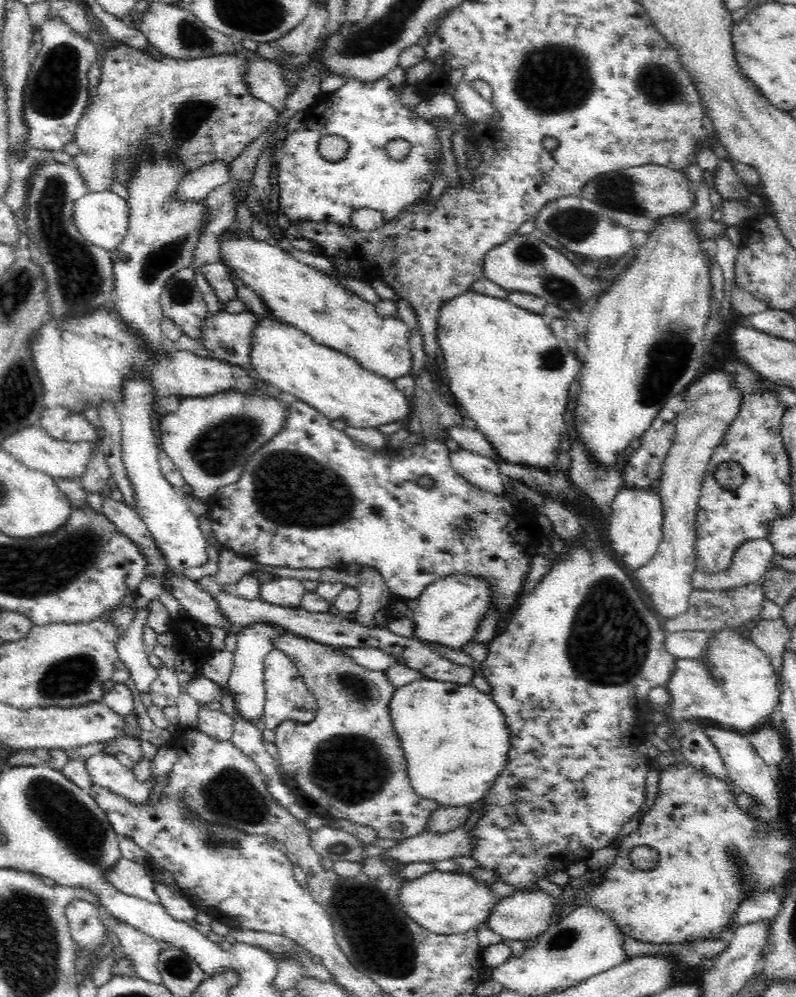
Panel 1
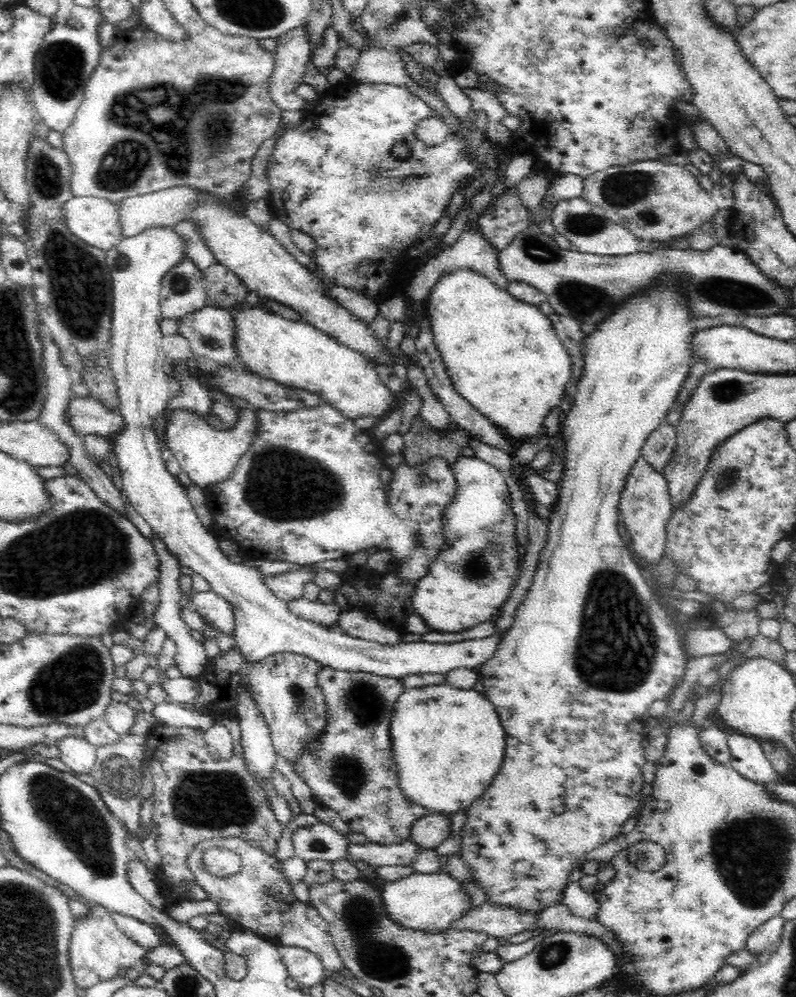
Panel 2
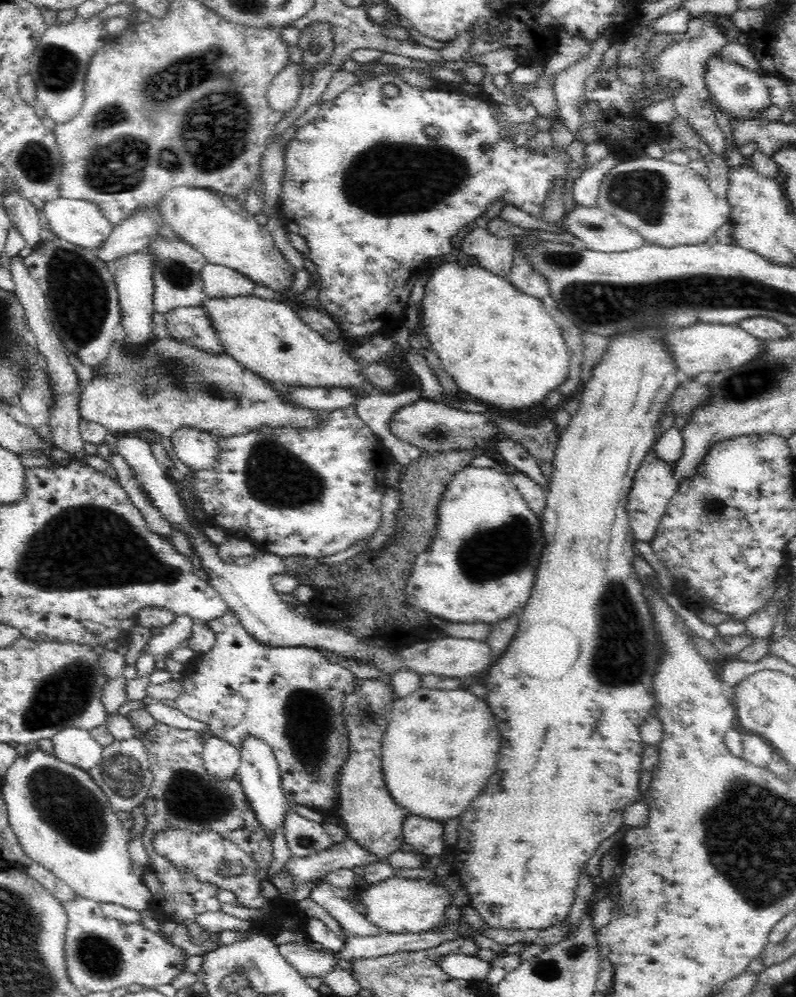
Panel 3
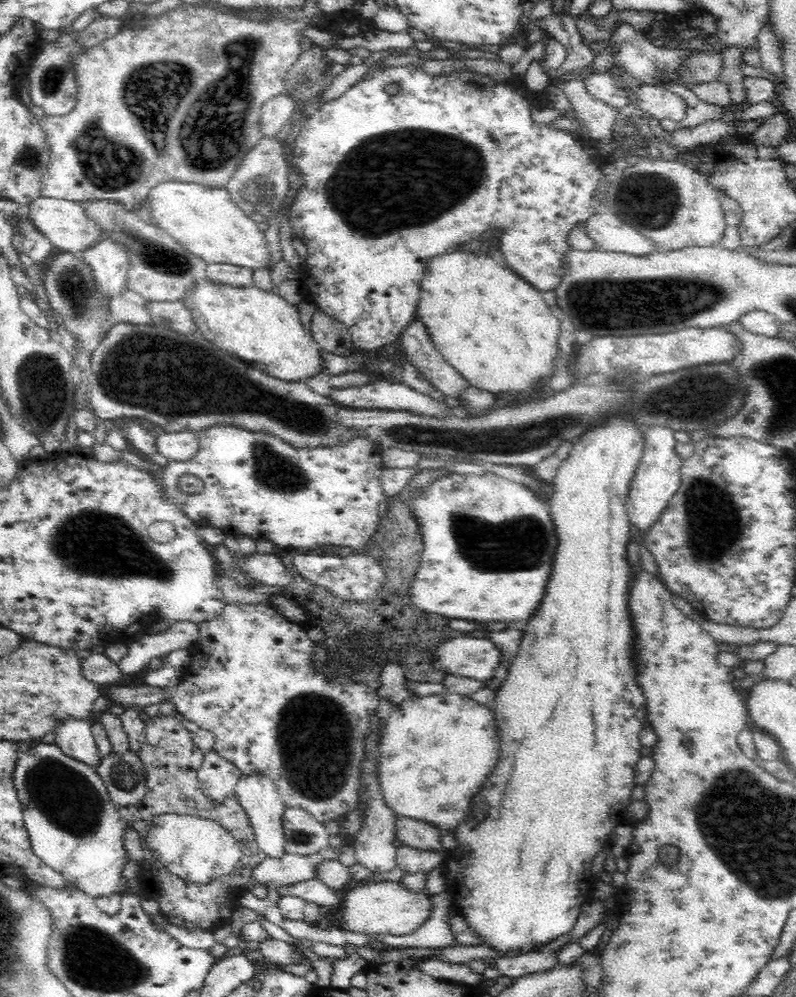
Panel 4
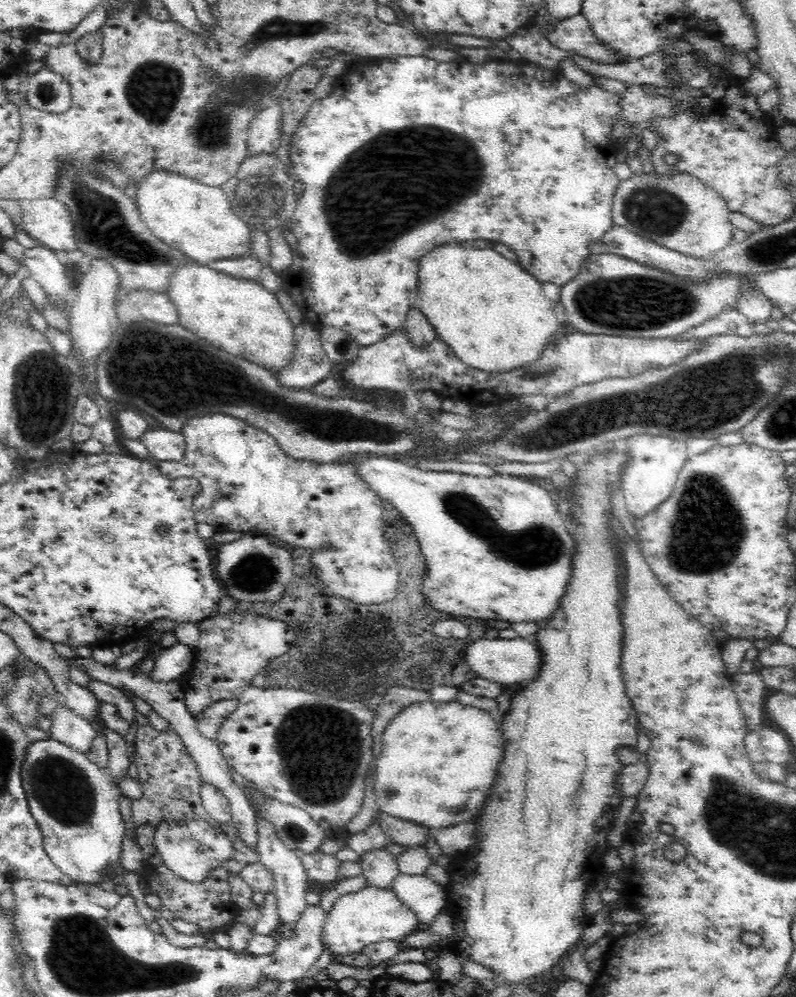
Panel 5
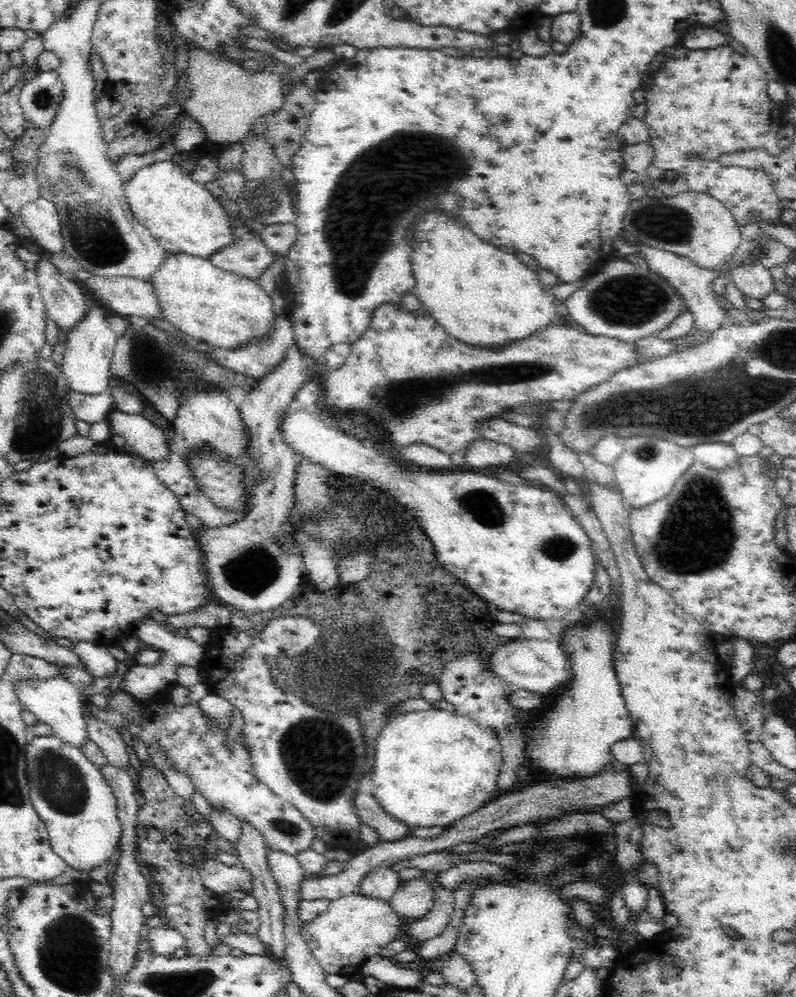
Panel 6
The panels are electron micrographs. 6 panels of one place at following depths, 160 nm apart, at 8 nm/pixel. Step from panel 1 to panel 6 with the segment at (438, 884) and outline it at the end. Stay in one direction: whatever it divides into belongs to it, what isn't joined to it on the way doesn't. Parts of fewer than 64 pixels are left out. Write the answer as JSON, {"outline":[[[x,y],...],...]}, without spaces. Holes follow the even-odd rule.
{"outline":[[[356,892],[330,901],[329,908],[324,914],[320,914],[312,922],[303,923],[301,927],[302,936],[306,944],[310,947],[312,954],[316,957],[316,960],[320,963],[320,966],[322,966],[327,975],[338,974],[338,976],[344,976],[346,979],[351,980],[360,976],[361,965],[366,962],[366,959],[370,956],[378,955],[383,946],[399,938],[402,930],[406,929],[408,923],[409,921],[406,918],[399,916],[392,909],[390,902],[364,896]]]}

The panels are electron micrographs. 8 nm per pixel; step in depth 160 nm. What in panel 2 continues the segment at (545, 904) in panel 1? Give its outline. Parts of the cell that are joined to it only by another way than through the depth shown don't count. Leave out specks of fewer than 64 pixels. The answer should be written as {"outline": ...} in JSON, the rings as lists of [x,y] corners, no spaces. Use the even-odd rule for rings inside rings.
{"outline":[[[484,903],[462,918],[450,923],[451,930],[473,930],[483,932],[496,938],[507,938],[513,934],[534,930],[537,926],[538,915],[520,913],[516,909],[496,907]]]}

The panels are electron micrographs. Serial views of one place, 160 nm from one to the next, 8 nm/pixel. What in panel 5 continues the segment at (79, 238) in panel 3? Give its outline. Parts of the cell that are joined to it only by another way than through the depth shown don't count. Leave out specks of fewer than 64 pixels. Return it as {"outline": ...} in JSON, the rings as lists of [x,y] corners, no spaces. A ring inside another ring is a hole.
{"outline":[[[53,196],[20,200],[23,219],[19,229],[57,253],[75,250],[74,222],[66,205]]]}

